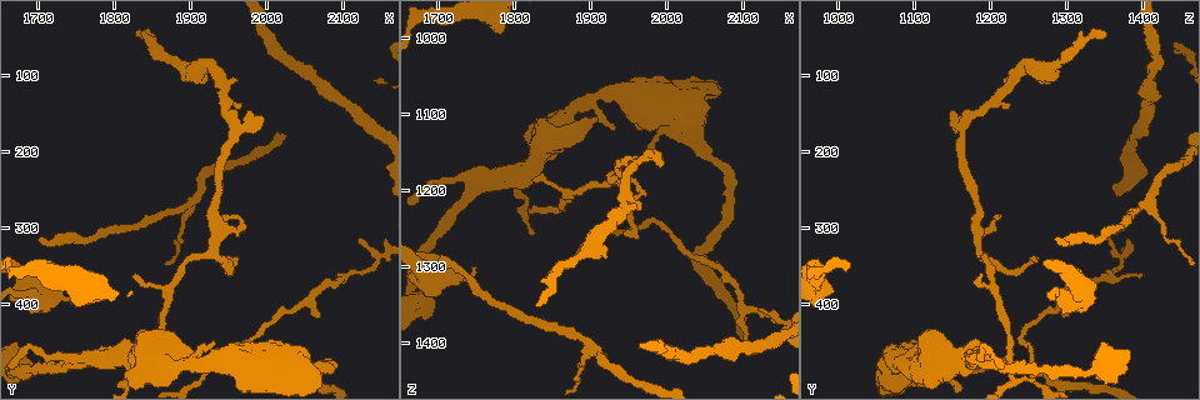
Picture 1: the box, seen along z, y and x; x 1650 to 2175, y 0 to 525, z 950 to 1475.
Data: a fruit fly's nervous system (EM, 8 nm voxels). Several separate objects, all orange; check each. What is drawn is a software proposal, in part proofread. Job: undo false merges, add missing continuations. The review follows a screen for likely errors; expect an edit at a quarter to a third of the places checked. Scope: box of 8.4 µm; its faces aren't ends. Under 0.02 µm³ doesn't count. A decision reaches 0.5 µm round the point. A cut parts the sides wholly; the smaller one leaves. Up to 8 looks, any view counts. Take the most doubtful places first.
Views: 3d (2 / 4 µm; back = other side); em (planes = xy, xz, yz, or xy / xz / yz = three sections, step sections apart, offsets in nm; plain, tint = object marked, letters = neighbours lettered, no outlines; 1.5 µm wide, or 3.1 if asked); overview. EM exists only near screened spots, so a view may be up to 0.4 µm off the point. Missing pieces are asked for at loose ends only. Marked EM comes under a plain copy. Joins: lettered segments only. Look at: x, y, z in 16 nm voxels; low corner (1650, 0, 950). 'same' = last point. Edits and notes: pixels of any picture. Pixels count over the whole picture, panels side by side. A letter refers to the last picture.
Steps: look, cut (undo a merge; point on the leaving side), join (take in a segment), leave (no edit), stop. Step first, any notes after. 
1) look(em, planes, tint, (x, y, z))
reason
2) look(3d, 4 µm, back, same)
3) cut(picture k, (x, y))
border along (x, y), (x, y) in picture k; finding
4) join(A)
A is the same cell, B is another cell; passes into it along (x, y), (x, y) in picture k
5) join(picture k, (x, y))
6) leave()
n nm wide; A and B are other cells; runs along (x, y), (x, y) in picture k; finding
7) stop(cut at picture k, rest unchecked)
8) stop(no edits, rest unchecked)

look(3d, 4 µm, (1825, 360, 1185))
thin end

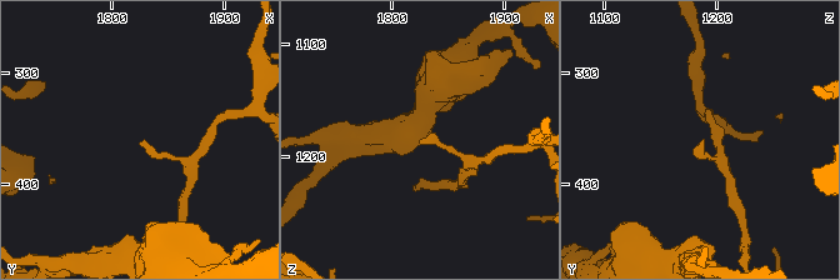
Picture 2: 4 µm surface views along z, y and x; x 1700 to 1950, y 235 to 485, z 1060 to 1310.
look(em, xz, step 4, letters, (1826, 362, 1186))
need the tissue

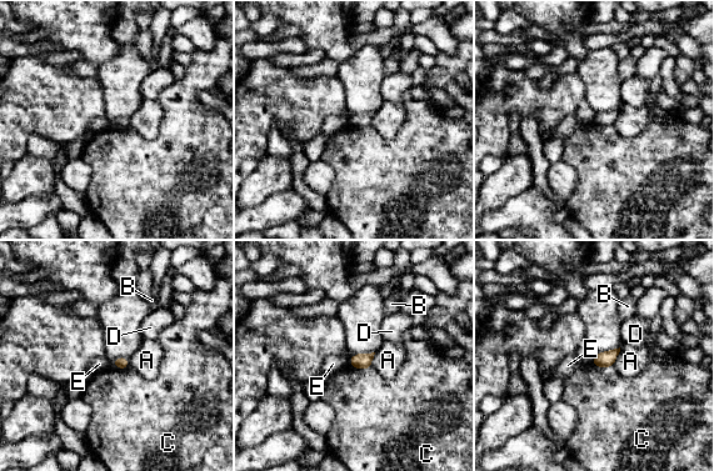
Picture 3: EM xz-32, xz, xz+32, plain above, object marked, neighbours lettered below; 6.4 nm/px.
leave()
C touches over 150 nm; A, B, C, D and E are other cells; border along (110, 360), (116, 367) in picture 3; no lettered segment goes on from it

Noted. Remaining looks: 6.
look(3d, 2 µm, (1835, 50, 1355))
an open end

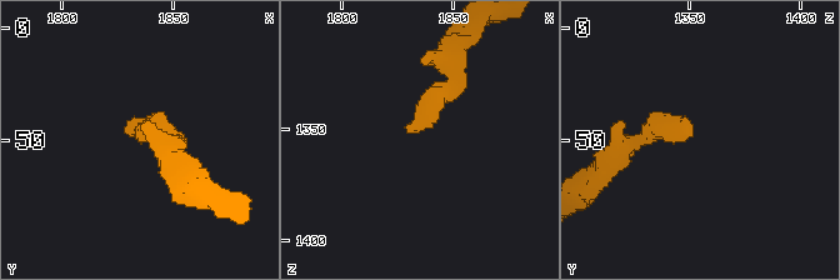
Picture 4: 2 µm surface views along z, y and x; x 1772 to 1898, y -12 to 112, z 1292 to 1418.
look(em, planes, letters, (1831, 50, 1350))
need the tissue

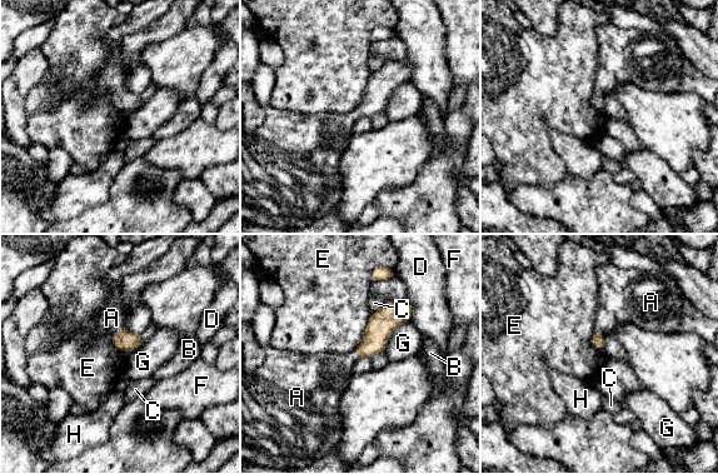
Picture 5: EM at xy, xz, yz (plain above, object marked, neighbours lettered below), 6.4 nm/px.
join(picture 5, (111, 318))
A is the same cell, B, C, D, E, F, G and H are other cells; passes into it along (125, 340), (119, 332), (111, 318) in picture 5; it goes on there

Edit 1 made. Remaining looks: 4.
look(em, planes, letters, (1705, 315, 1285))
tapers out

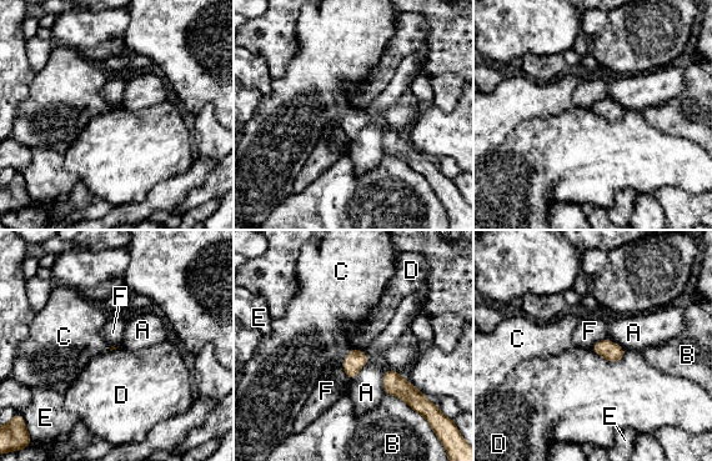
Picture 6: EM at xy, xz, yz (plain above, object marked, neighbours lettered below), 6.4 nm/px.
join(picture 6, (315, 337))
C is the same cell, A, B, D, E and F are other cells; passes into it along (356, 359), (349, 356), (315, 337) in picture 6; the cell continues

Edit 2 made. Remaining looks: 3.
look(em, planes, letters, (2055, 460, 1090))
thick end

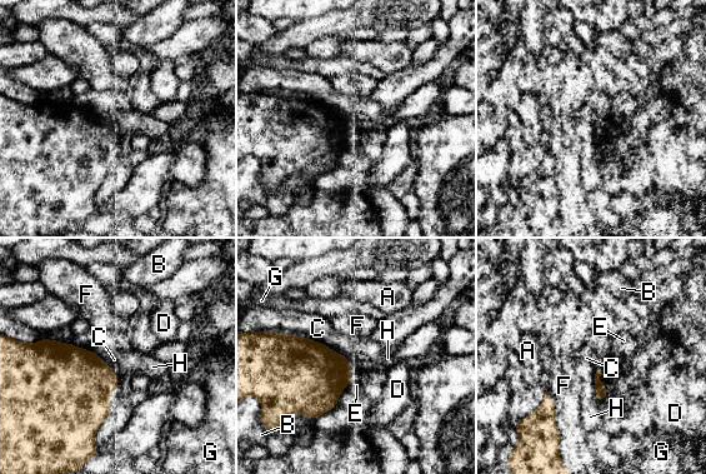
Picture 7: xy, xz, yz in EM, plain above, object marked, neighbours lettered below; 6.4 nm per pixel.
leave()
A, B, C, D, E, F, G and H are other cells; none of them fits

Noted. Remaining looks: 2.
stop(join at picture 5, join at picture 6, rest unchecked)

